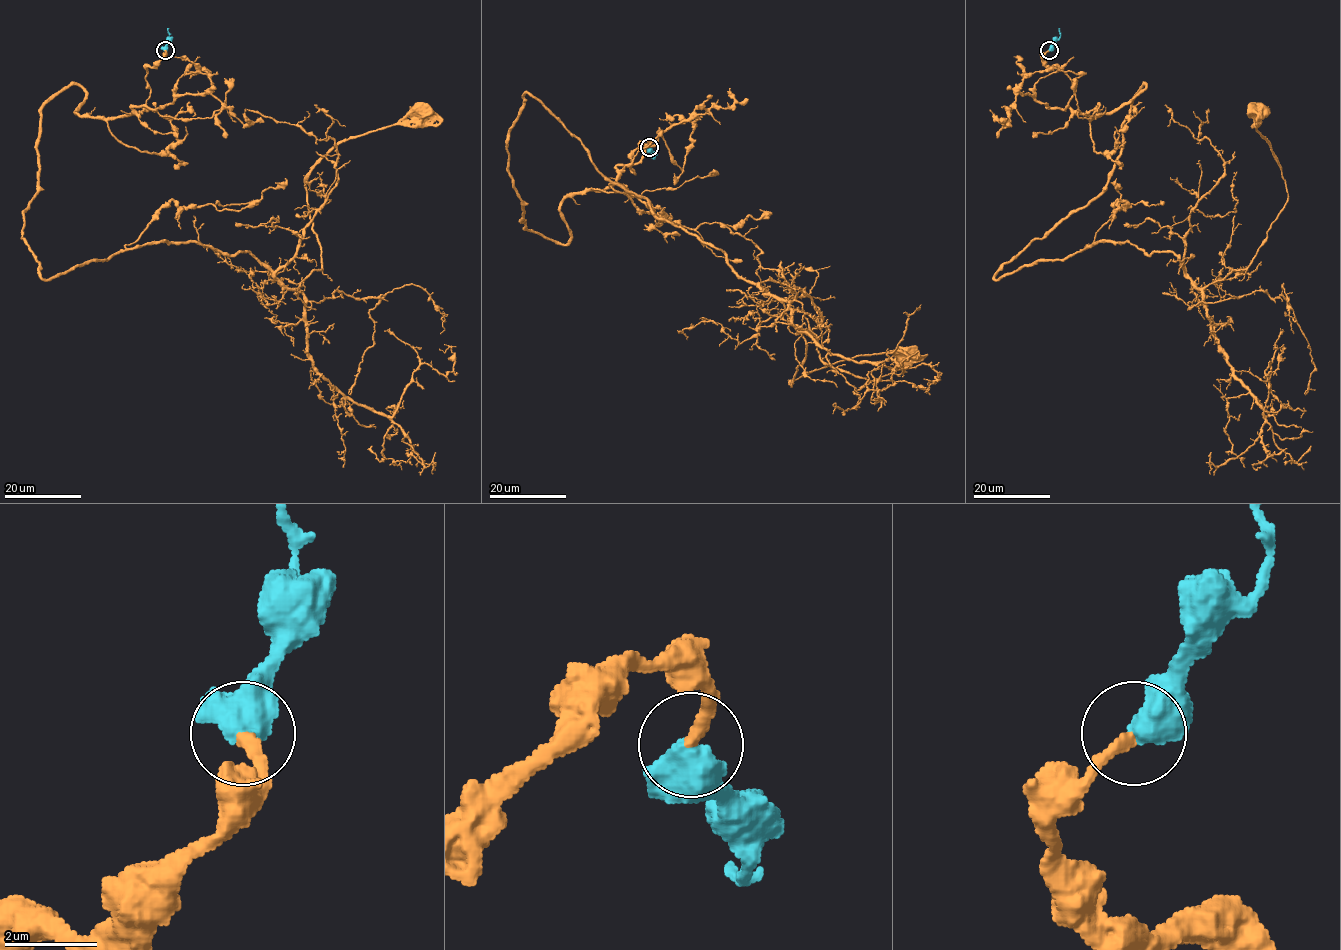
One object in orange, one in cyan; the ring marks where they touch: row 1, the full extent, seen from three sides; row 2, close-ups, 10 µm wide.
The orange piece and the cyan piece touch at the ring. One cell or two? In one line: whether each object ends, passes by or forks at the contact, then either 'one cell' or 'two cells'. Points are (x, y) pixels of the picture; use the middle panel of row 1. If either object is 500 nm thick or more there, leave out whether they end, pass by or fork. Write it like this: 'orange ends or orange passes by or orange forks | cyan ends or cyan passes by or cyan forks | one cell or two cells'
one cell

